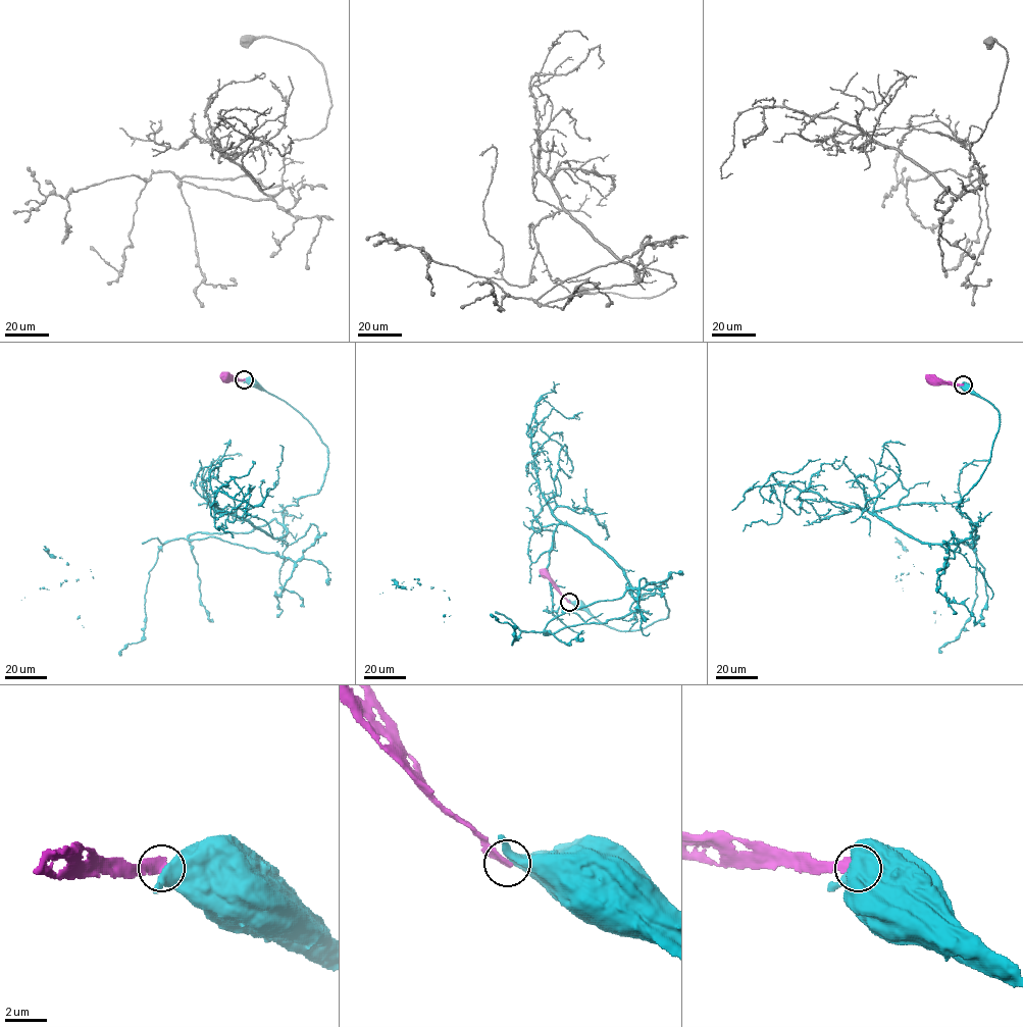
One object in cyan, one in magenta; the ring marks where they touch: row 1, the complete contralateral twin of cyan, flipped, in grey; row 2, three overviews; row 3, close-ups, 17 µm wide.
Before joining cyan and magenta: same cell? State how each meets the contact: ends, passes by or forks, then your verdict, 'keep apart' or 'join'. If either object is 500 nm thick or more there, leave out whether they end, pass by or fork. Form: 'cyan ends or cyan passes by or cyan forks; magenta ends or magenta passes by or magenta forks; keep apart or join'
keep apart

